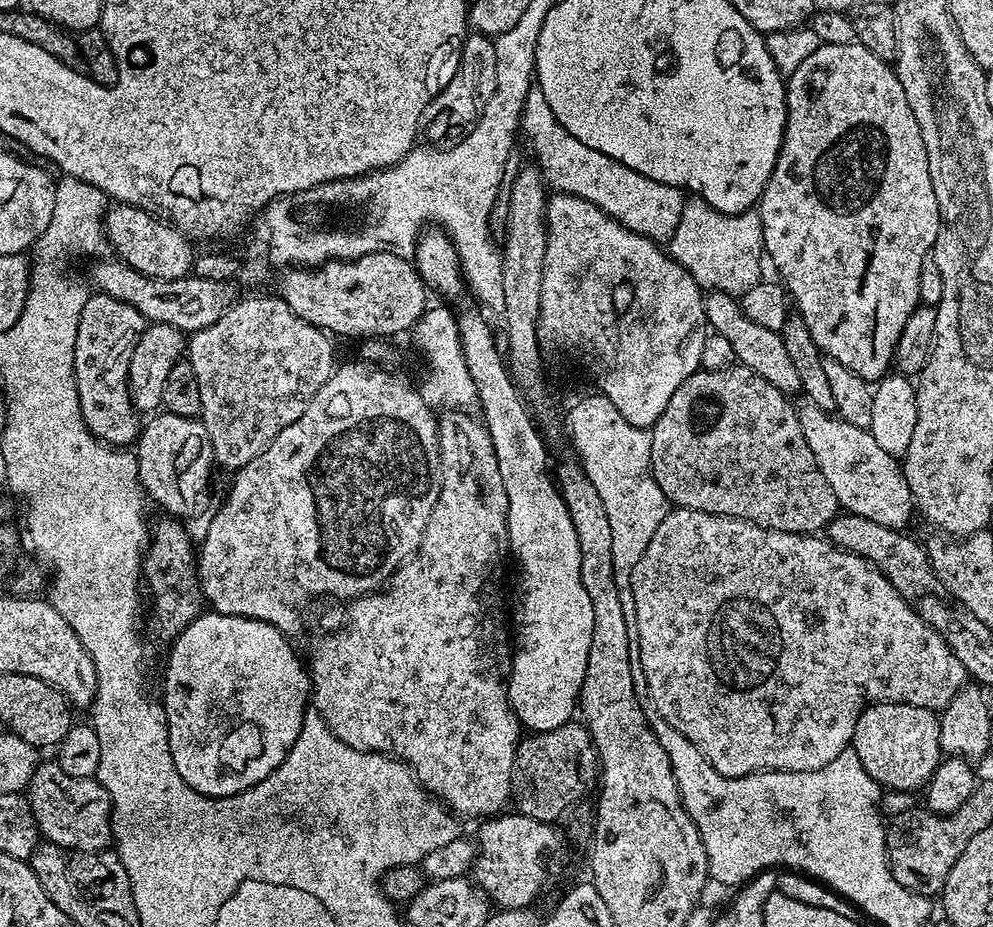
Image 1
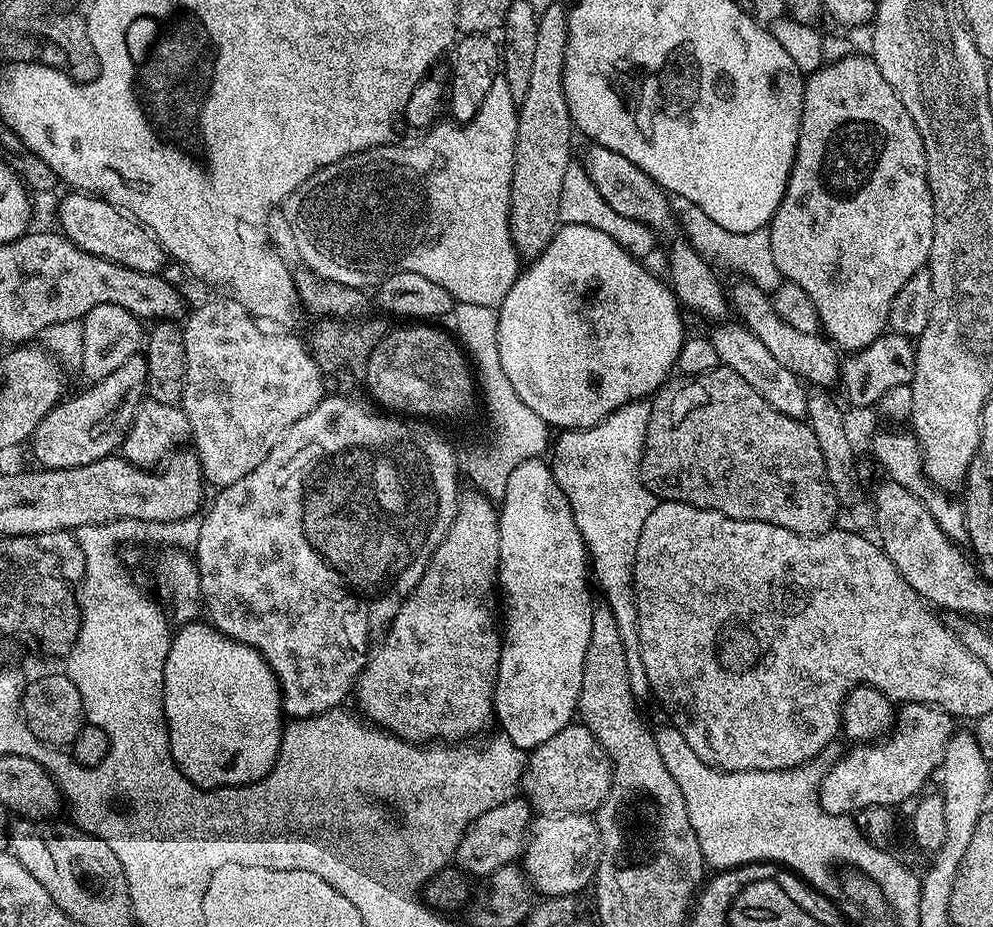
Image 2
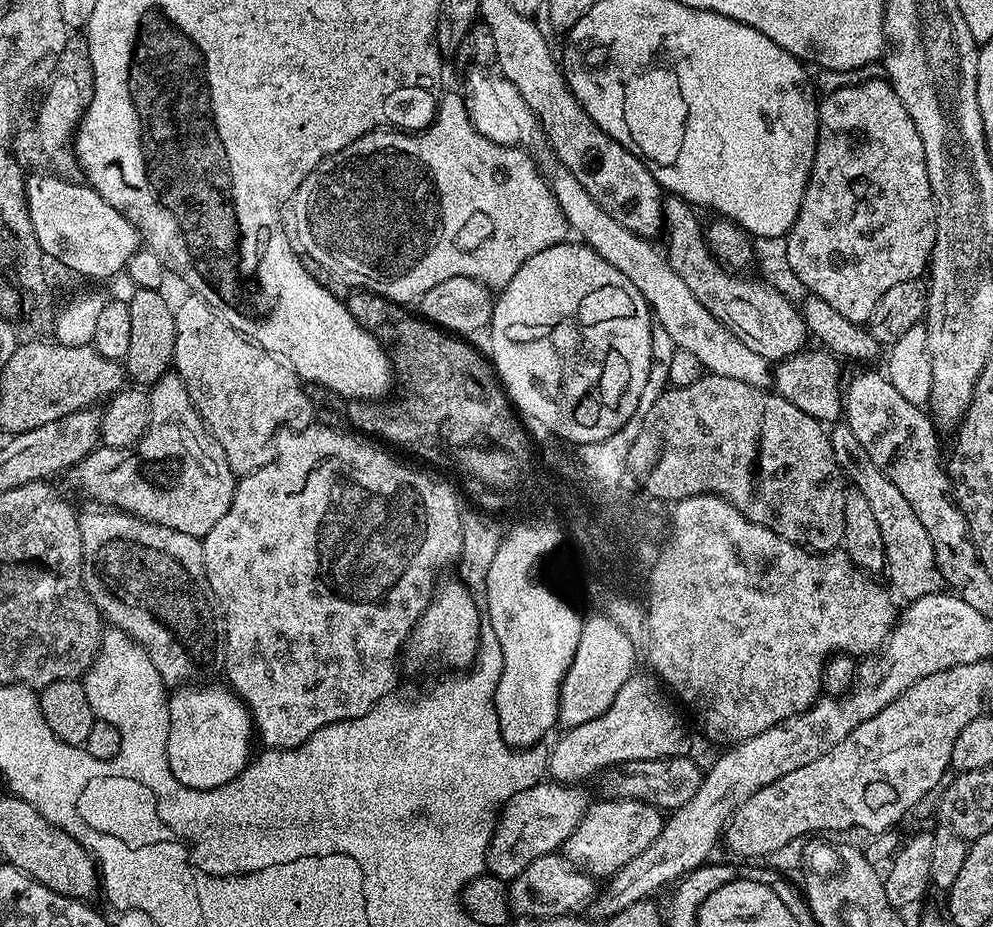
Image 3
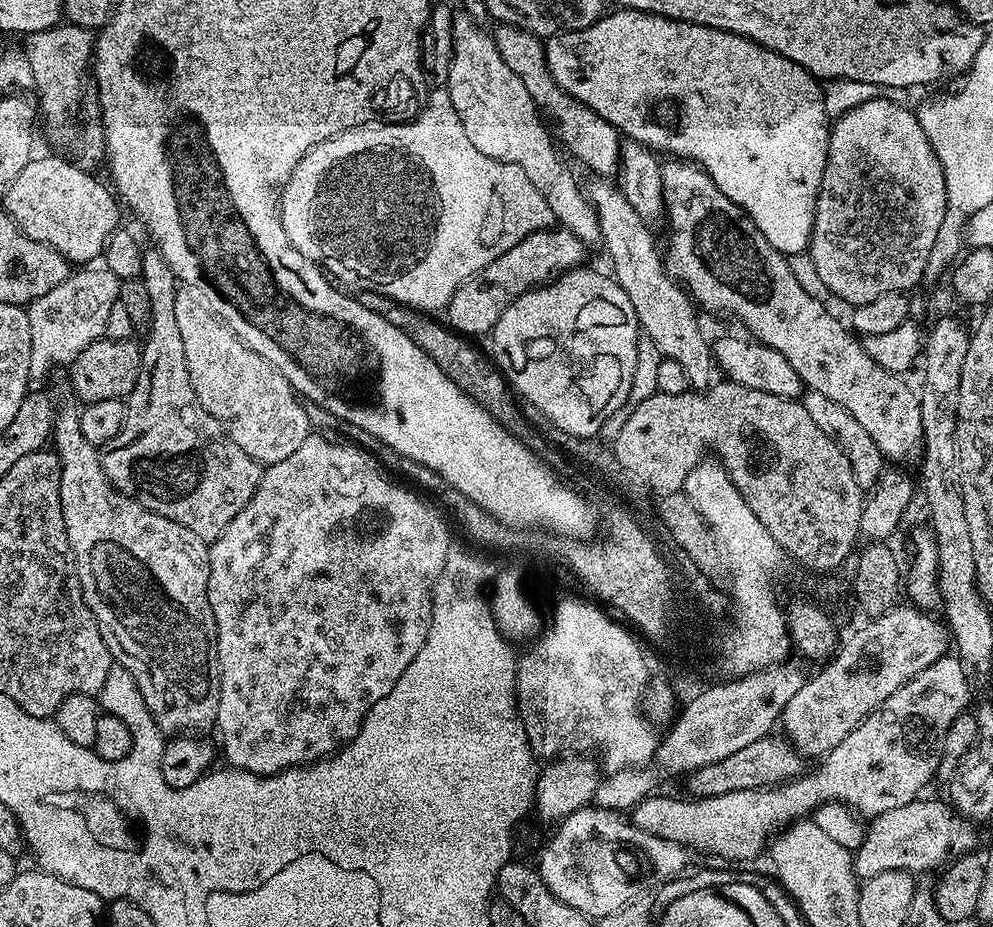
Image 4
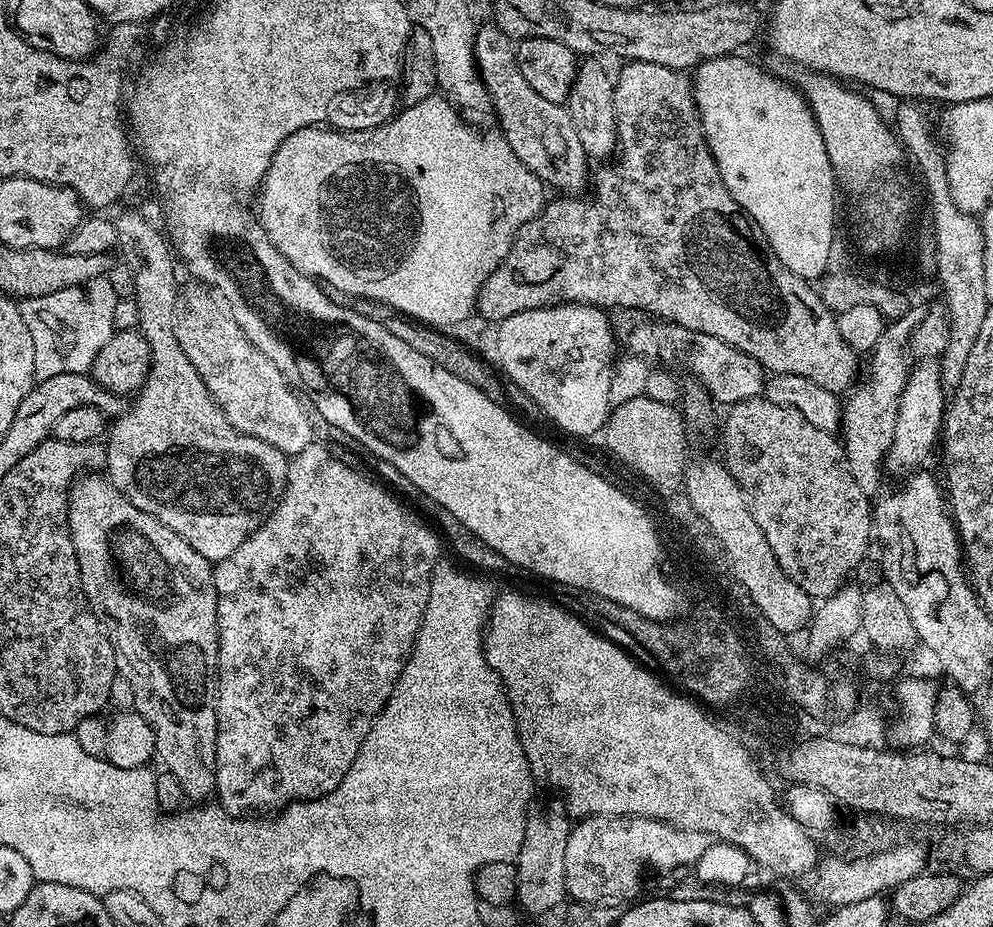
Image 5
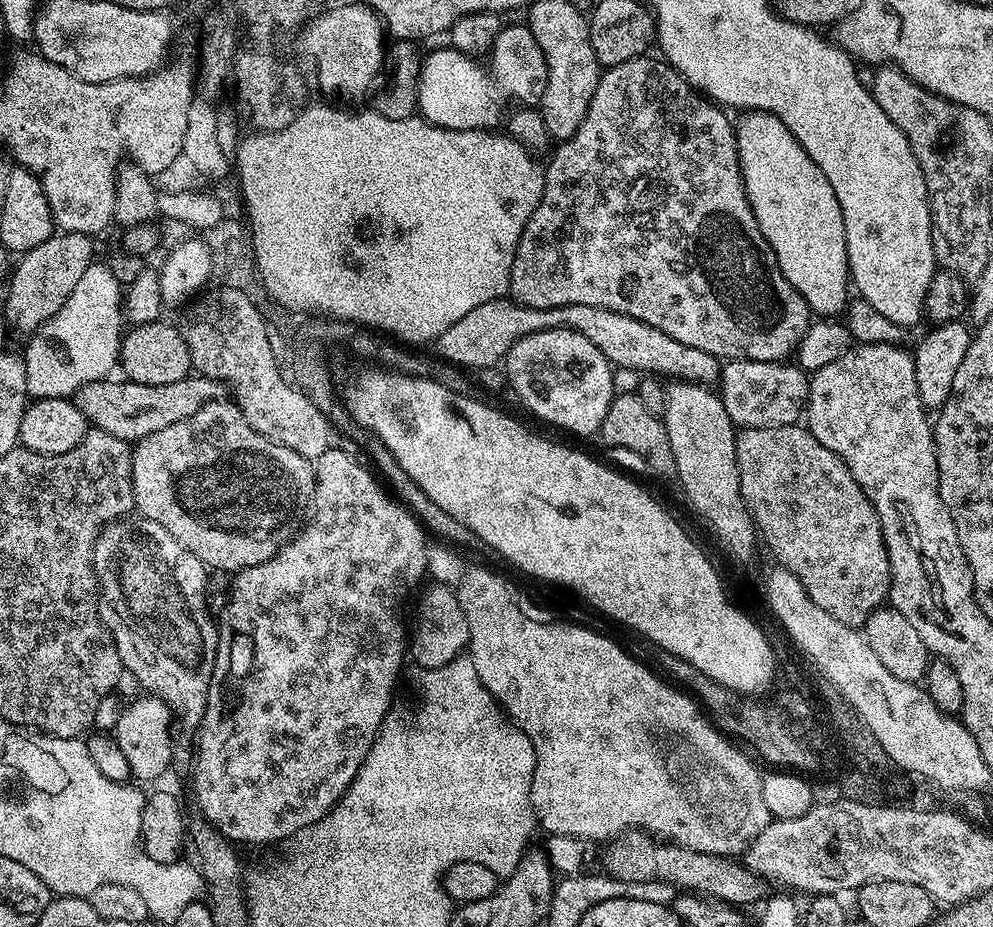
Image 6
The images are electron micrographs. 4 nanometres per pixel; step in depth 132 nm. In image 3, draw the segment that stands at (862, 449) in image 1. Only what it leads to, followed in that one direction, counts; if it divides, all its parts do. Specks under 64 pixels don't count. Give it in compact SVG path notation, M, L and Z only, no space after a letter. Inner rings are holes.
M559 166L553 167L550 175L550 187L562 214L566 218L569 229L576 232L581 241L588 247L594 249L610 266L622 270L634 286L642 294L642 298L647 302L655 323L669 336L675 347L682 350L690 350L698 357L698 362L702 362L705 373L722 378L738 378L738 382L746 382L755 388L771 389L774 384L774 368L762 354L750 350L743 342L733 334L731 328L722 326L718 318L694 294L690 294L690 286L682 282L678 274L668 264L667 255L655 248L651 239L643 236L635 236L622 222L614 222L586 190L582 190L582 182L574 178L566 169Z

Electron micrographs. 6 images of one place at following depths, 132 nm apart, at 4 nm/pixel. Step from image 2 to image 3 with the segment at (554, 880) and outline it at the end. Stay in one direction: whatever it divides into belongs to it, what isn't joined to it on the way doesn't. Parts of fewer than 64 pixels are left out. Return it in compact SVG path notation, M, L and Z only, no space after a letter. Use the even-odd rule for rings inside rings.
M603 798L597 802L589 803L588 812L578 822L574 834L564 844L563 855L573 866L578 866L581 872L587 872L593 878L611 877L630 858L638 858L658 834L664 829L665 813L641 800L617 800Z

